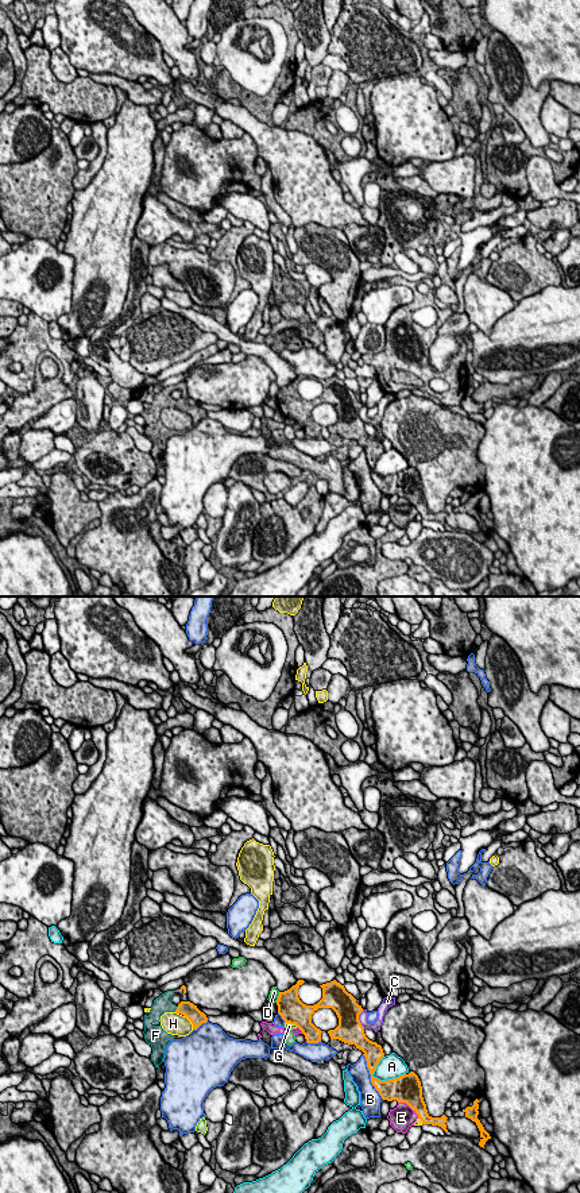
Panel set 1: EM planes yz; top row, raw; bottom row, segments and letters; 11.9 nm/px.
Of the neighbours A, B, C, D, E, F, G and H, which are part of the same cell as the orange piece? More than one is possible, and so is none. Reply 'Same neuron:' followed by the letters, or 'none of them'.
Same neuron: F

